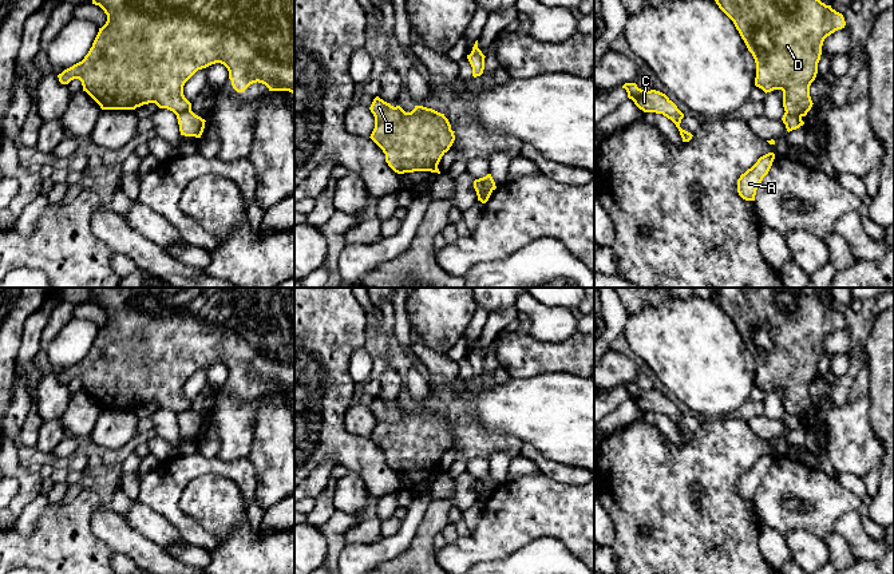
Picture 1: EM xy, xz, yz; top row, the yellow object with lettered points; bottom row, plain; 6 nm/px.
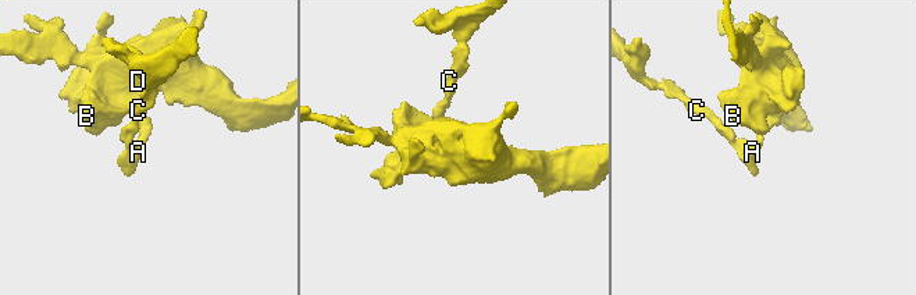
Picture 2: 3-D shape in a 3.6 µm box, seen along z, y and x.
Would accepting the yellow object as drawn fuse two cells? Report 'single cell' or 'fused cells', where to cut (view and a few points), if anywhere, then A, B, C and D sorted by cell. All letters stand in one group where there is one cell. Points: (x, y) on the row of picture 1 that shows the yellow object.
fused cells | yz (786, 111), (800, 117) | A C / B D

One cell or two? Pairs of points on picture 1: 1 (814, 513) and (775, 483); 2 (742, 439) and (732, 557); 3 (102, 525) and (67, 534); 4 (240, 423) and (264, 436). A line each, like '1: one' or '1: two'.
1: one
2: one
3: two
4: two

